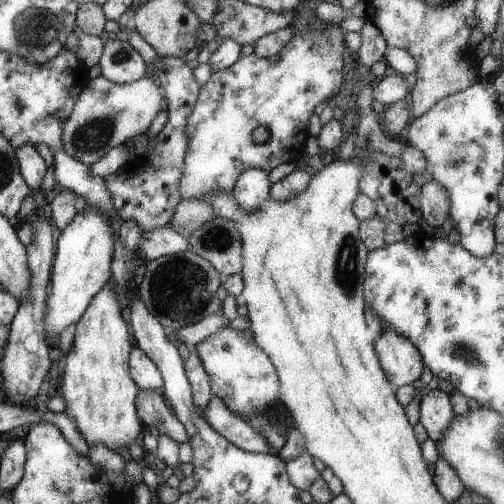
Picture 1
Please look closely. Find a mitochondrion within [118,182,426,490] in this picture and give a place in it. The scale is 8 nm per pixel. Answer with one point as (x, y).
(190, 298)

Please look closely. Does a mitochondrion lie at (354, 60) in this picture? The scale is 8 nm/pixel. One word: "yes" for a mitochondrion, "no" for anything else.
no

